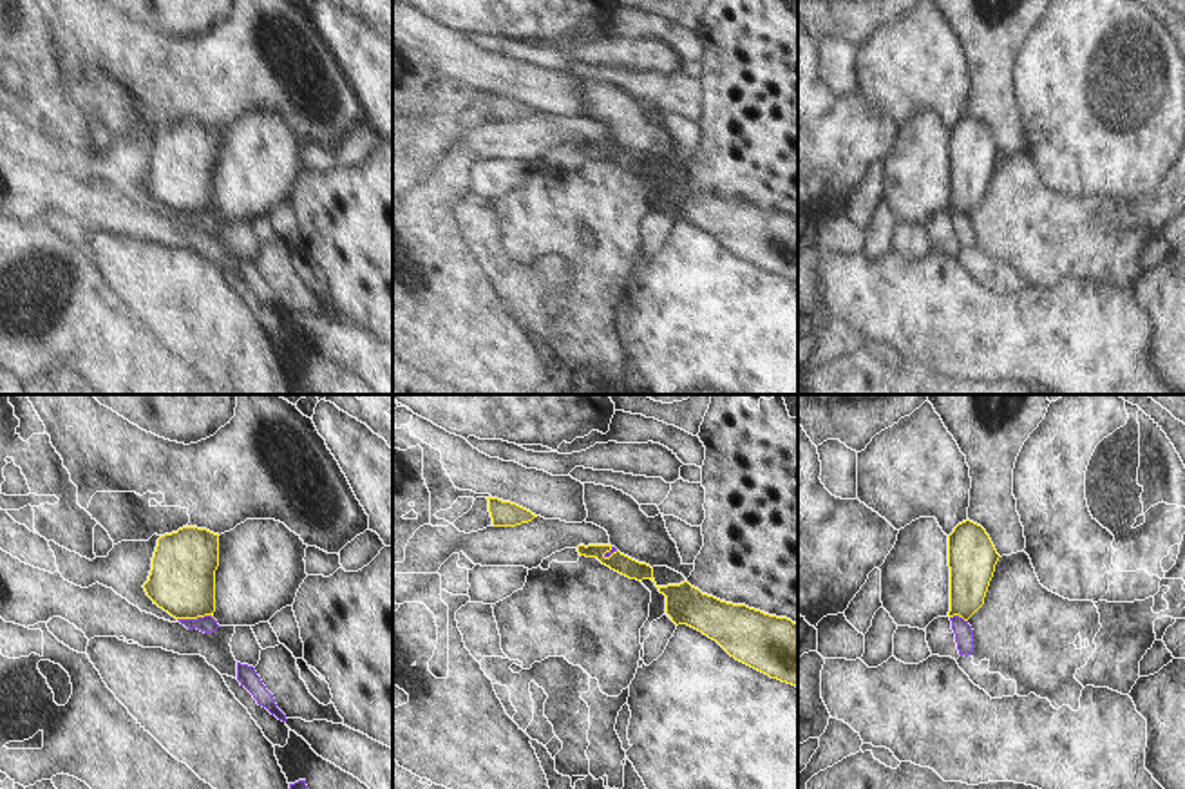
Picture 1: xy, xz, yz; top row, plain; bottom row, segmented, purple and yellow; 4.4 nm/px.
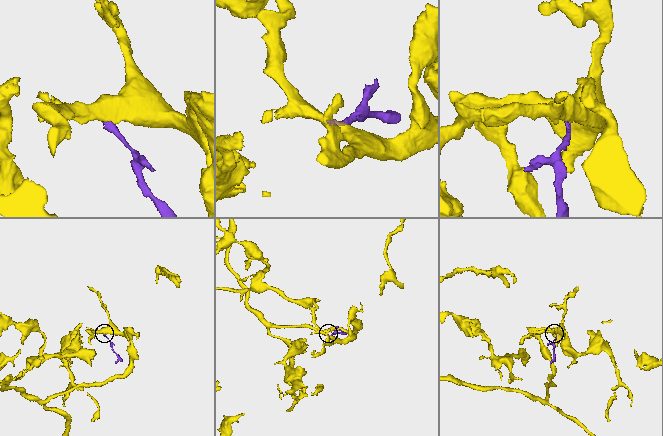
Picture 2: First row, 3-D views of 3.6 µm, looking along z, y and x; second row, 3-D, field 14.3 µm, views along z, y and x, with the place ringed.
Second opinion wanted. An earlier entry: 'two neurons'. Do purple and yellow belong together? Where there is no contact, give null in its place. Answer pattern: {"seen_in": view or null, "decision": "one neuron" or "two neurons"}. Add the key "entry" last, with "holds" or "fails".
{"seen_in": "xy", "decision": "two neurons", "entry": "holds"}

